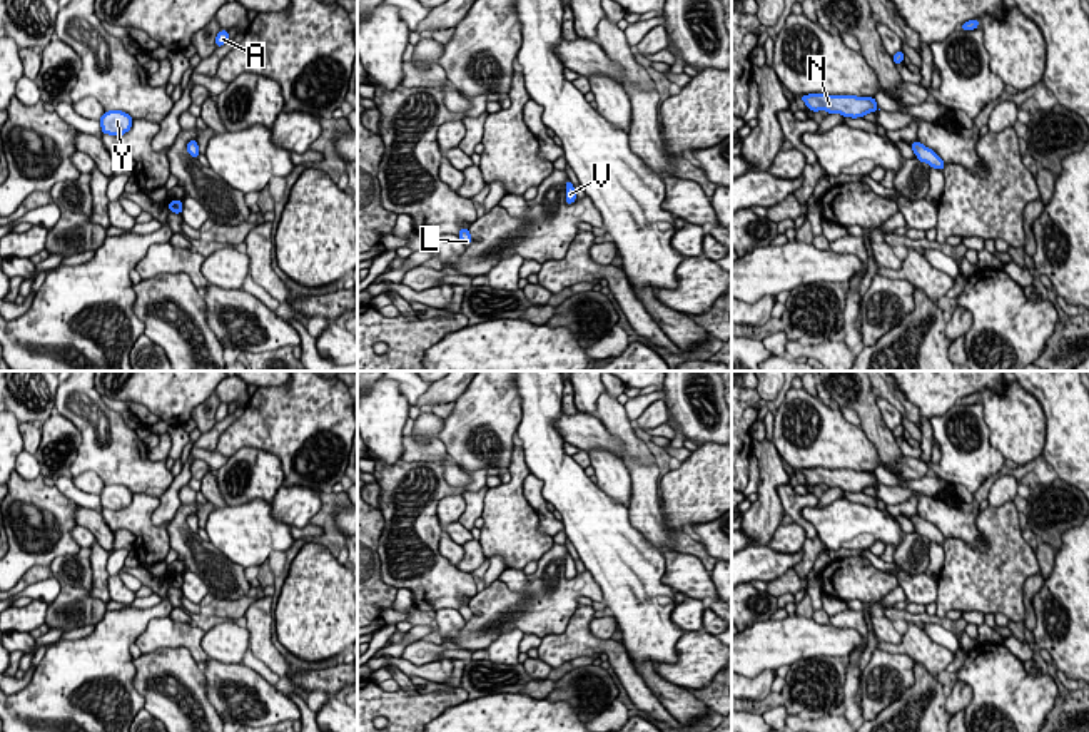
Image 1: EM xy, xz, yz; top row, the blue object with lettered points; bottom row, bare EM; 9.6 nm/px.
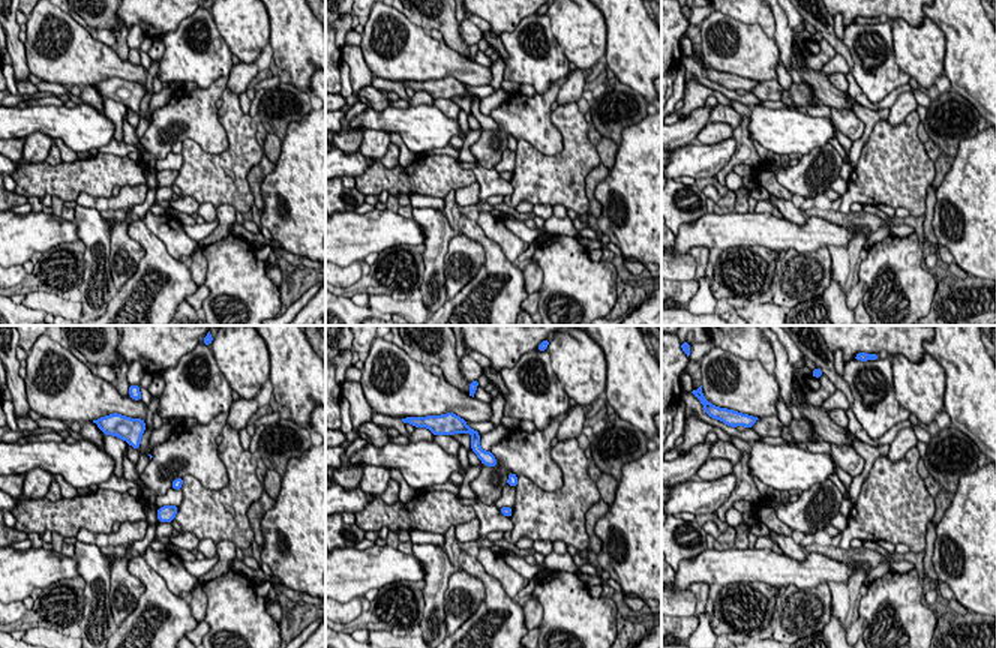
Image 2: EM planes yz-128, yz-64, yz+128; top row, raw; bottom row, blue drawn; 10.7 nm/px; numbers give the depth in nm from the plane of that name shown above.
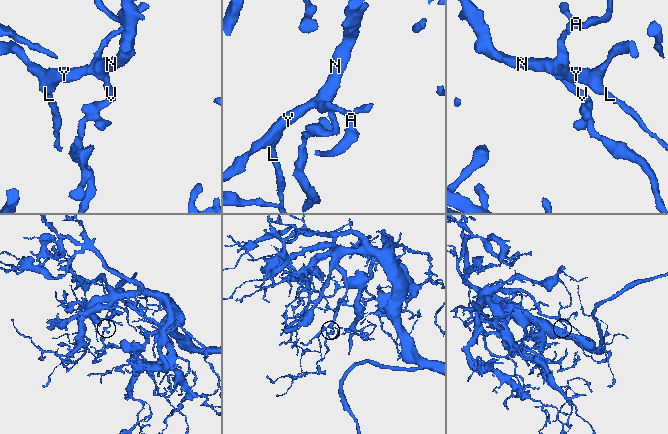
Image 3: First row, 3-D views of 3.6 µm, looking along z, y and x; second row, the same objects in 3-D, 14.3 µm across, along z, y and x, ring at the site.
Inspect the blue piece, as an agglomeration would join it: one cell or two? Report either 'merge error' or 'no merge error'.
no merge error

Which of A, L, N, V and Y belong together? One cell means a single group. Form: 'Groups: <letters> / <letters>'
Groups: A L N V Y

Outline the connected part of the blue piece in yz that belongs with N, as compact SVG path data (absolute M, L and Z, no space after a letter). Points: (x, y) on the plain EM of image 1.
M810 468L800 470L800 473L813 486L823 483L828 488L842 488L852 493L864 491L869 486L874 488L879 483L874 471Z

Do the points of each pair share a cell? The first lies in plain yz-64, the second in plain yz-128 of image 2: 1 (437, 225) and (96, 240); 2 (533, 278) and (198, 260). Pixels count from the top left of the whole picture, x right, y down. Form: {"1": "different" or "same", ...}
{"1": "same", "2": "same"}

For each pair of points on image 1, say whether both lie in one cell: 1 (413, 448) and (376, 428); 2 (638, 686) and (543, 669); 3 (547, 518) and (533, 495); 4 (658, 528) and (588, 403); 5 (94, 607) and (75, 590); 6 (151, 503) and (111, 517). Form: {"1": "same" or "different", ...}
{"1": "different", "2": "different", "3": "same", "4": "different", "5": "same", "6": "same"}

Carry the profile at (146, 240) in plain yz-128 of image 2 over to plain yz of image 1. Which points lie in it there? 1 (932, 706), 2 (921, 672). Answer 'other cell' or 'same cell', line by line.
1: same cell
2: same cell

